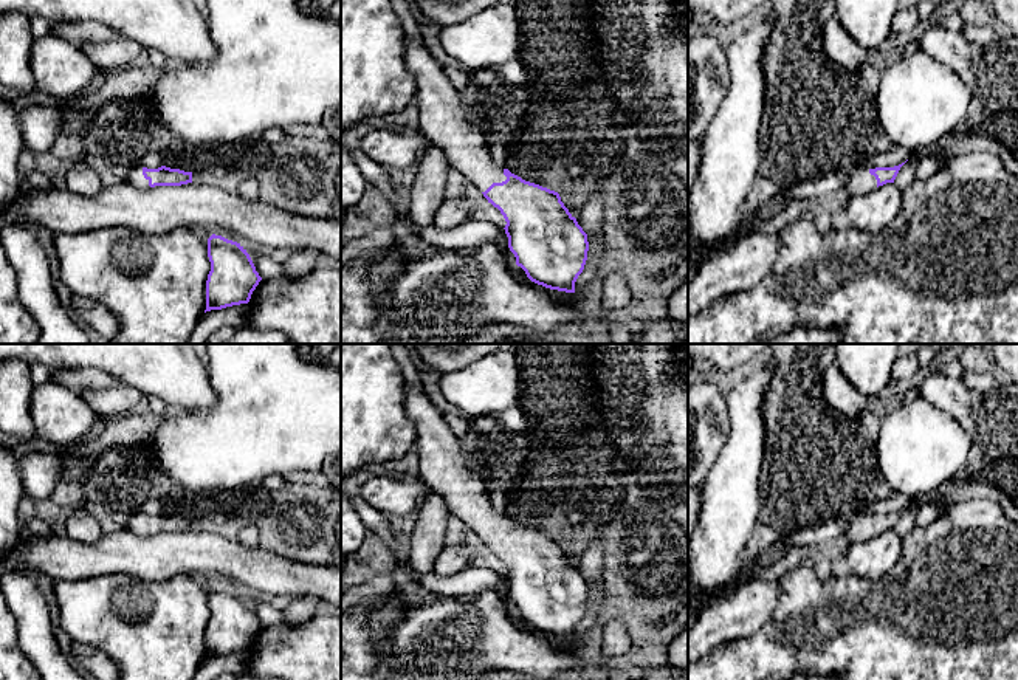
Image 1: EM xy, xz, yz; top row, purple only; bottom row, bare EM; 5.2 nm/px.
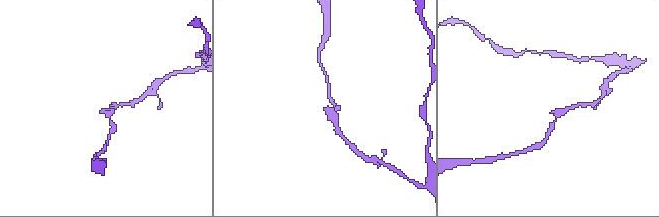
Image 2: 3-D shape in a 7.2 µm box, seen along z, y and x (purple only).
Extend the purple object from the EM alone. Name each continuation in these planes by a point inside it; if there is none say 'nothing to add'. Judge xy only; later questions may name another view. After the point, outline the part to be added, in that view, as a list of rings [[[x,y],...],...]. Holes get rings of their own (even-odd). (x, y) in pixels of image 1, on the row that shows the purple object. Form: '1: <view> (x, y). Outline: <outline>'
1: xy (137, 178). Outline: [[[136,167],[133,172],[130,172],[126,181],[141,189],[150,187],[149,180],[146,180],[143,175],[143,167]]]

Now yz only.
1: yz (862, 182). Outline: [[[860,170],[857,172],[851,183],[846,186],[851,195],[863,195],[866,192],[871,192],[877,187],[877,180],[874,175],[869,173],[869,170]]]

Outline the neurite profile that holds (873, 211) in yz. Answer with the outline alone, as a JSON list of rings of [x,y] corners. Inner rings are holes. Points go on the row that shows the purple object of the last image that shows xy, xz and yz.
[[[886,183],[863,195],[851,195],[843,203],[851,228],[868,232],[883,231],[899,214],[902,189]]]

